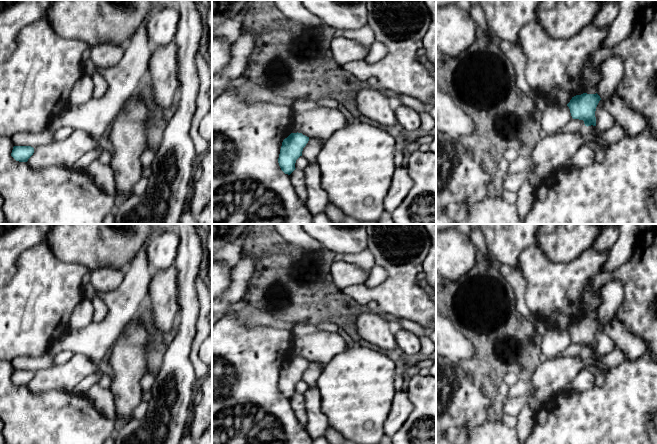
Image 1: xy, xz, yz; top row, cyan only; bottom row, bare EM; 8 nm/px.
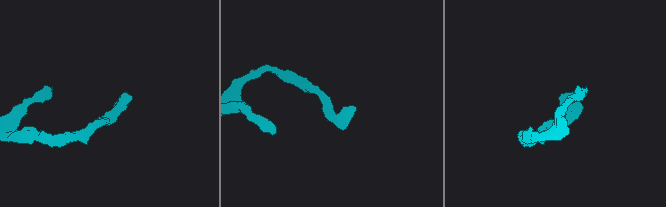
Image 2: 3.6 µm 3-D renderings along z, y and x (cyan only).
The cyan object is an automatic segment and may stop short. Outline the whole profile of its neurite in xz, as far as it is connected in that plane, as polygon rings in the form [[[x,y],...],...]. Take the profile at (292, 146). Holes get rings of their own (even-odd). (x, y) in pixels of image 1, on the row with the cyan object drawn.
[[[291,133],[282,142],[278,163],[281,170],[290,175],[296,168],[296,160],[302,156],[303,148],[309,141],[309,137],[302,133]]]

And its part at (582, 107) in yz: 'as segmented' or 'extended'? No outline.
as segmented

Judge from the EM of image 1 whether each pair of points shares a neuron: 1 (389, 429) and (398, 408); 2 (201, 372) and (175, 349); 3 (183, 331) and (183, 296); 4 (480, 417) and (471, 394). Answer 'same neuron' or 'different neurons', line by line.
1: same neuron
2: different neurons
3: same neuron
4: different neurons

